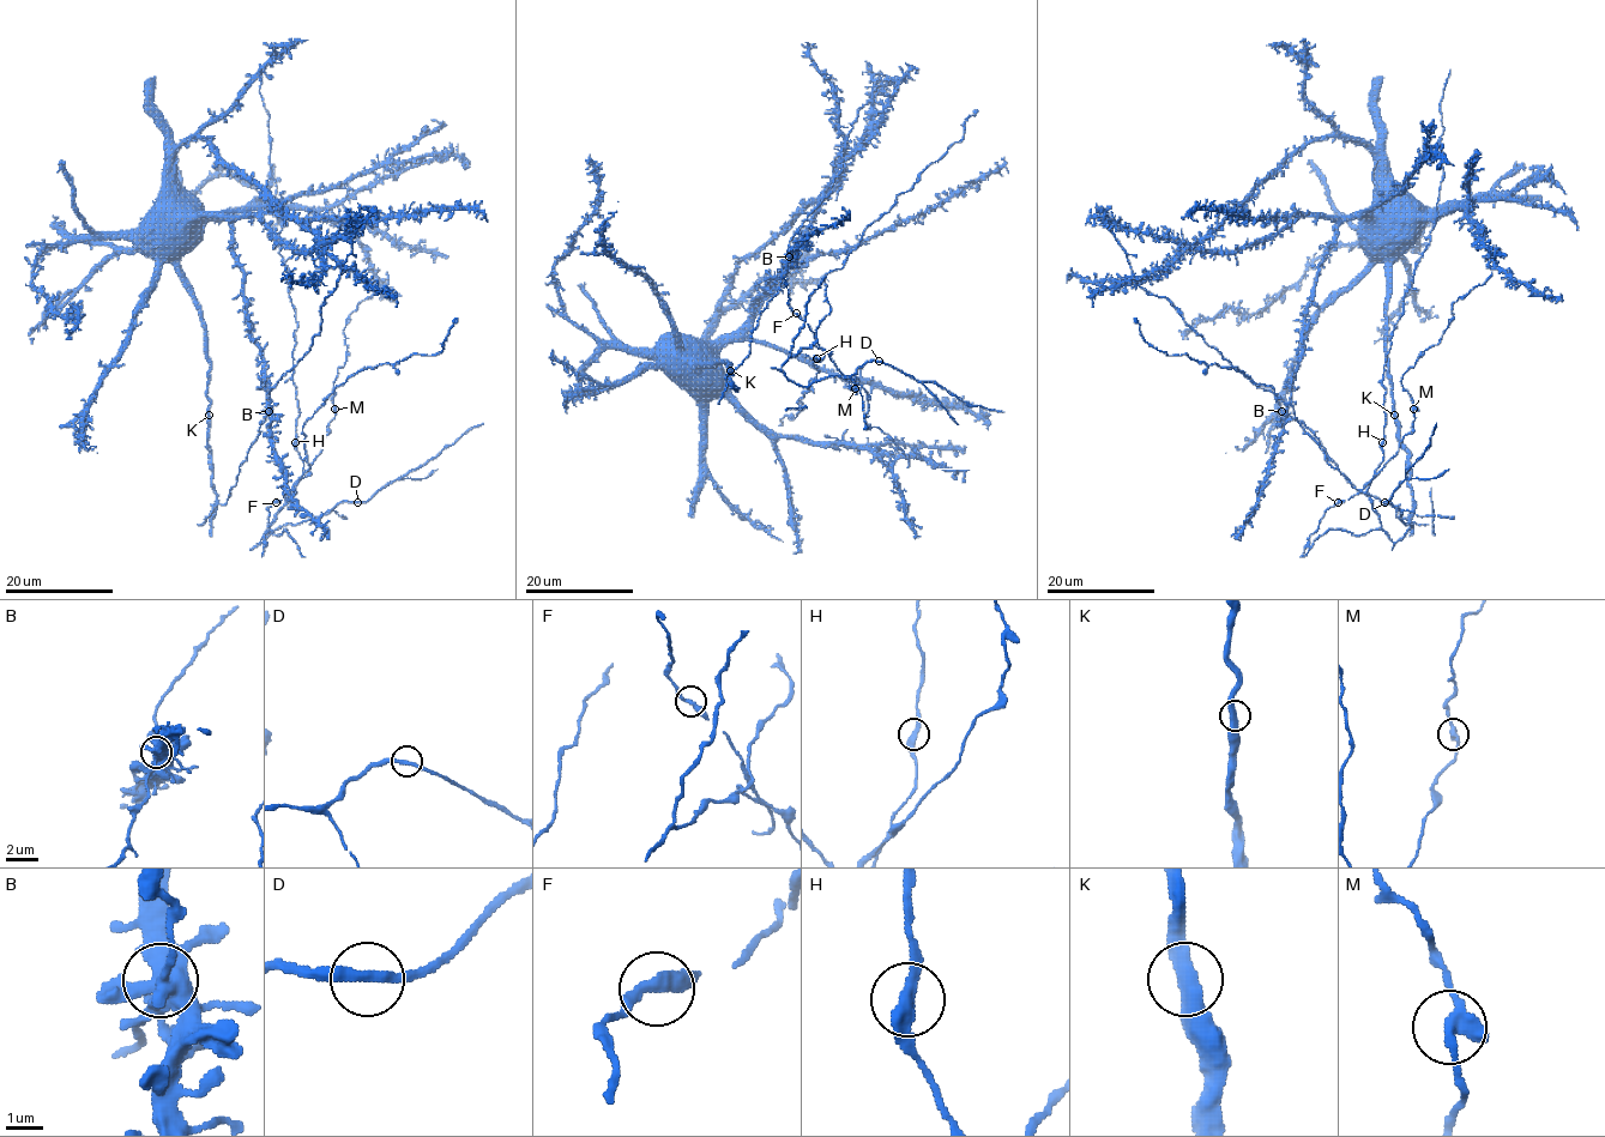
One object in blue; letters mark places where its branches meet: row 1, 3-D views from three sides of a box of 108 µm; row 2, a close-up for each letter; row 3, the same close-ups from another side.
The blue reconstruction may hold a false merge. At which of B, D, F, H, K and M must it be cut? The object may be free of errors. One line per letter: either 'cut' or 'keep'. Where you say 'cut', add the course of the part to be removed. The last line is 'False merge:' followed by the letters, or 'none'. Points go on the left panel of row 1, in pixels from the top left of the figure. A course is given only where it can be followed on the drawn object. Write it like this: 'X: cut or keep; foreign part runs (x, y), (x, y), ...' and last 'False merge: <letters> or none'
B: keep
D: keep
F: keep
H: keep
K: keep
M: cut; foreign part runs (335, 409), (333, 383), (347, 350), (345, 320), (388, 283), (386, 272)
False merge: M

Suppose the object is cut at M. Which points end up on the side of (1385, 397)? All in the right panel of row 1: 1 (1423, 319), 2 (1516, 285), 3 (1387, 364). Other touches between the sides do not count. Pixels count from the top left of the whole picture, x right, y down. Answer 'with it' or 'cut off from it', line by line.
1: with it
2: with it
3: with it

